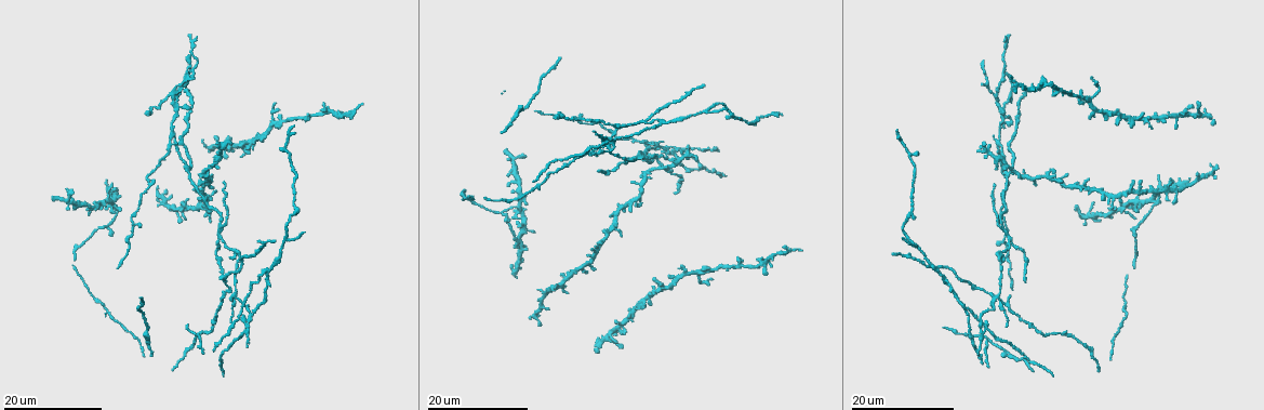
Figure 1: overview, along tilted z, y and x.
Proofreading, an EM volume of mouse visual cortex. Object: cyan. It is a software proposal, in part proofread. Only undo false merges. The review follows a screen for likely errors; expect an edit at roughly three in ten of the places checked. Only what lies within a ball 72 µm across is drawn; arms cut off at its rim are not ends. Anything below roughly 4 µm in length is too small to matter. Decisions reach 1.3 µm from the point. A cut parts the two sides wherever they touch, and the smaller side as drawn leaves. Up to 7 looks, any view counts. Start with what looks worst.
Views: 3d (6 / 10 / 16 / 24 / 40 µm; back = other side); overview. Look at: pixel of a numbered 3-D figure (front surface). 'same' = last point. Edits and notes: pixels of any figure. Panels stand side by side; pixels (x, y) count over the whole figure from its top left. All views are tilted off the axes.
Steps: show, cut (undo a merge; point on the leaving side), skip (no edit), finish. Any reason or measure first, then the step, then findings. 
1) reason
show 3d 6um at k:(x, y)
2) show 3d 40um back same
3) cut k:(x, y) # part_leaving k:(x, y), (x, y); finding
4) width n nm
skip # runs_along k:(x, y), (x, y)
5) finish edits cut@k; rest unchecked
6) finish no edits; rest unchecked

show 3d 24um at 1:(1154, 201)

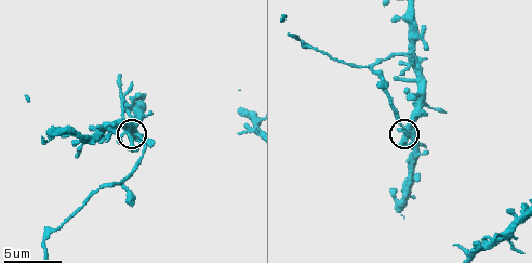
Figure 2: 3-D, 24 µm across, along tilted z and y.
show 3d 6um same

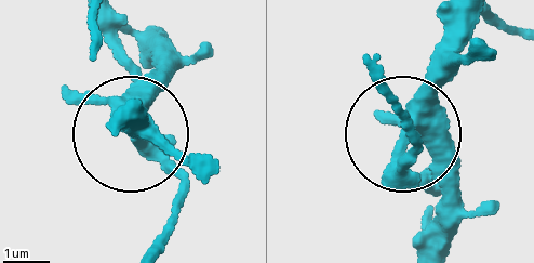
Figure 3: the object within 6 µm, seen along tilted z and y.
cut 3:(421, 148) # part_leaving 3:(144, 146), (179, 182), (155, 244); a second neuron is stuck on

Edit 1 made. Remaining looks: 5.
three-way junction
show 3d 24um at 1:(1183, 184)

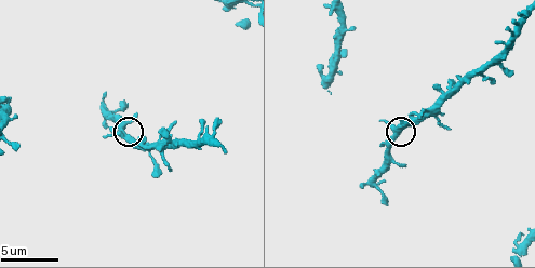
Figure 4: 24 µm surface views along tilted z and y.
show 3d 10um at 4:(395, 133)

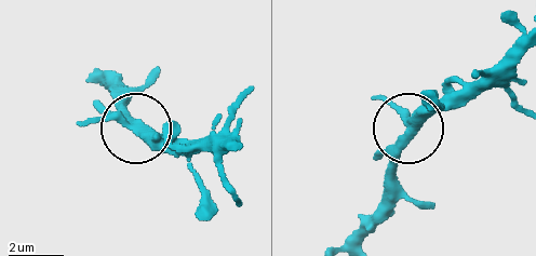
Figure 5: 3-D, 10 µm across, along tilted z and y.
skip # one neuron here

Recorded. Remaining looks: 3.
looks like a crossing
show 3d 16um at 4:(161, 139)

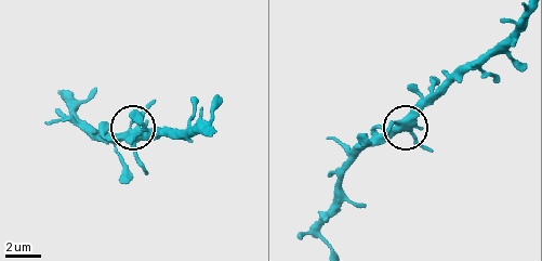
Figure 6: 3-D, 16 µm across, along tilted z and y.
width 340 nm
skip # all the same neuron

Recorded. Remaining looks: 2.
show 3d 16um at 1:(658, 121)

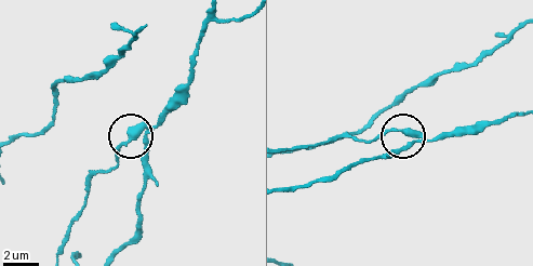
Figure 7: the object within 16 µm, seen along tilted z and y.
show 3d 10um at 7:(408, 133)

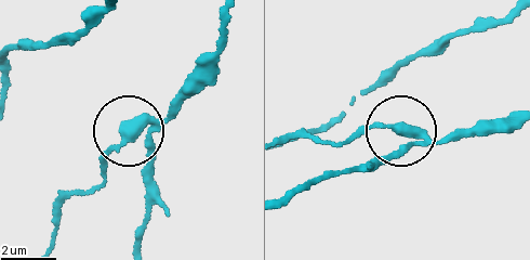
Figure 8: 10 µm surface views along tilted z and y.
cut 8:(121, 134) # part_leaving 8:(154, 118), (115, 147), (96, 185), (68, 198), (52, 242); a second neuron is stuck on

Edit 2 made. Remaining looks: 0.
finish edits cut@3, cut@8; rest unchecked

